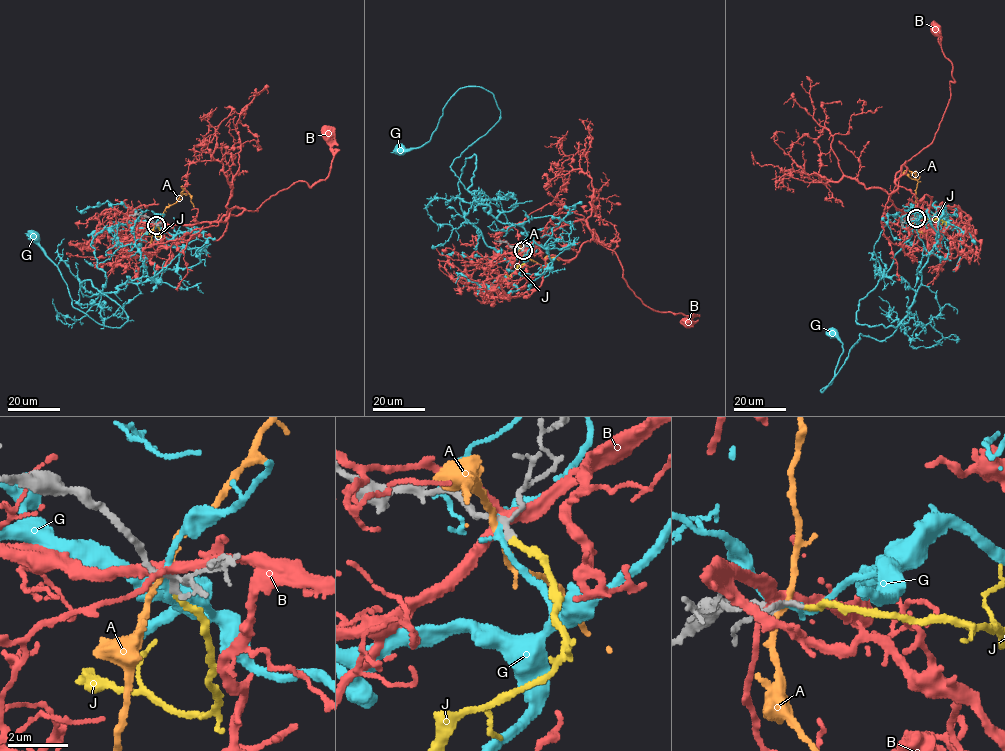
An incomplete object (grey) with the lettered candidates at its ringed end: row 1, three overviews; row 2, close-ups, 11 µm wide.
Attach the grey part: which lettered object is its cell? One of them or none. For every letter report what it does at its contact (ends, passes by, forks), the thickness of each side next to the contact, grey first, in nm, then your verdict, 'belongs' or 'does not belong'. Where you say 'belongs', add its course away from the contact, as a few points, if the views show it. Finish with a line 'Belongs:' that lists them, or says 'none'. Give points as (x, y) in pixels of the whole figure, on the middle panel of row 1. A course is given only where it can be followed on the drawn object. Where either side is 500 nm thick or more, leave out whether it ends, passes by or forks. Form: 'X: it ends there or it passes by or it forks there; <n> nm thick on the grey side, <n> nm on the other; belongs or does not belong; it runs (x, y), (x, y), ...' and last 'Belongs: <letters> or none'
A: it passes by; 190 nm thick on the grey side, 200 nm on the other; does not belong
B: it forks there; 190 nm thick on the grey side, 300 nm on the other; does not belong
G: it passes by; 180 nm thick on the grey side, 200 nm on the other; does not belong
J: it ends there; 140 nm thick on the grey side, 180 nm on the other; belongs; it runs (523, 251), (527, 261), (507, 277)
Belongs: J

